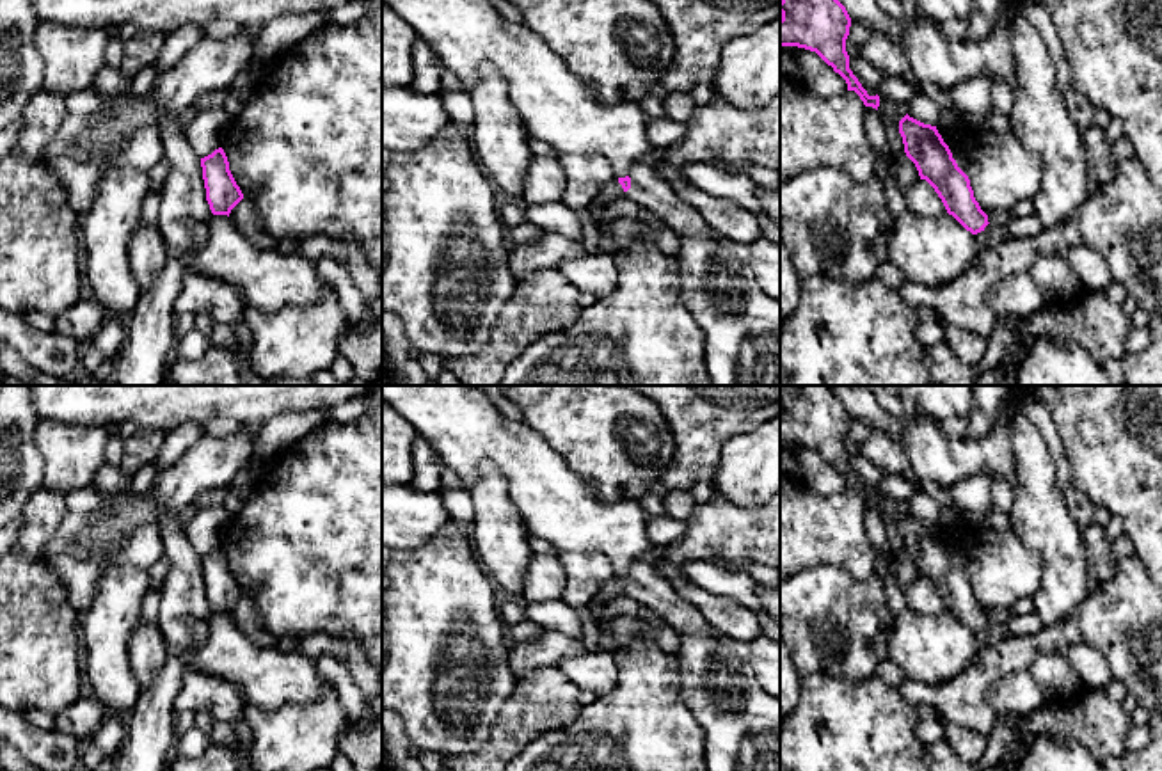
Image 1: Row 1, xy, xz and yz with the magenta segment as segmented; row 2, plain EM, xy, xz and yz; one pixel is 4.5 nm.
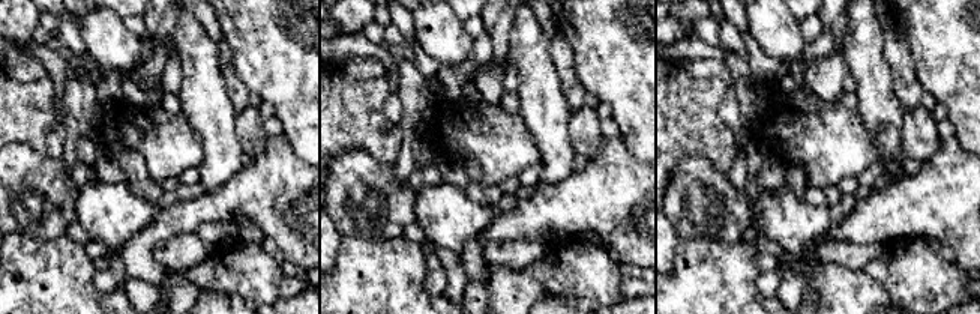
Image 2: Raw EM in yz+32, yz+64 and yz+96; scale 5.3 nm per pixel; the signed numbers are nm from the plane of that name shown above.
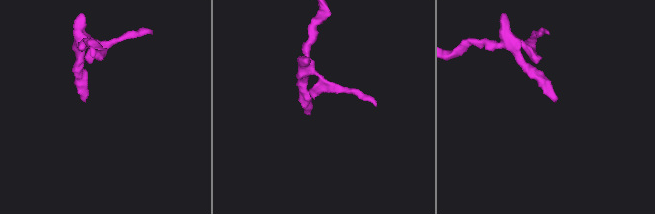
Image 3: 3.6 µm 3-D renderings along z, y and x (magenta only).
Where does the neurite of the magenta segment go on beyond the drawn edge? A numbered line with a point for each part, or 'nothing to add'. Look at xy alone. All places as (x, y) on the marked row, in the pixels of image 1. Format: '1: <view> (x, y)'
nothing to add

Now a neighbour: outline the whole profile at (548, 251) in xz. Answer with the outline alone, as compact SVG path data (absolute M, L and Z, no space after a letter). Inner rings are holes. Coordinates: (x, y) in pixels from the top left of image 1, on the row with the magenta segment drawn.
M544 233L542 236L508 249L508 265L517 281L535 272L556 270L560 263L576 259L585 254L579 240L567 238L558 233Z

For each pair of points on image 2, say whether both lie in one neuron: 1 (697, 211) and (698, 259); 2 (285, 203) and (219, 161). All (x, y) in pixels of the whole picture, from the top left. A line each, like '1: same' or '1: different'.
1: different
2: different

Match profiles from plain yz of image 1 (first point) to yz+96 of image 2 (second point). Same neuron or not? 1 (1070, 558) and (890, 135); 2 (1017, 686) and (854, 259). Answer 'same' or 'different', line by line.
1: same
2: same

